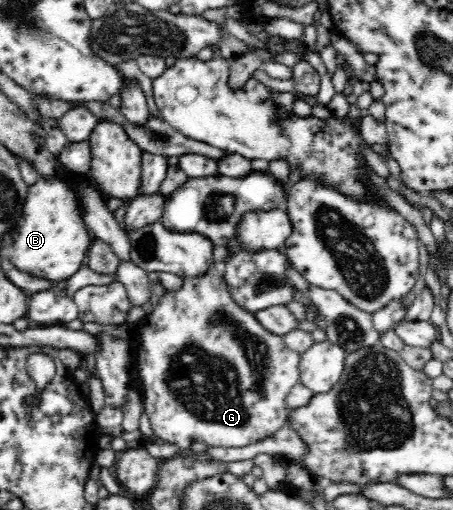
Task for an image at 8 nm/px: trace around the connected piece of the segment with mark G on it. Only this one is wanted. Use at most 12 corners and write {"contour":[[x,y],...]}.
{"contour":[[214,260],[138,324],[157,440],[244,448],[290,424],[300,354]]}

